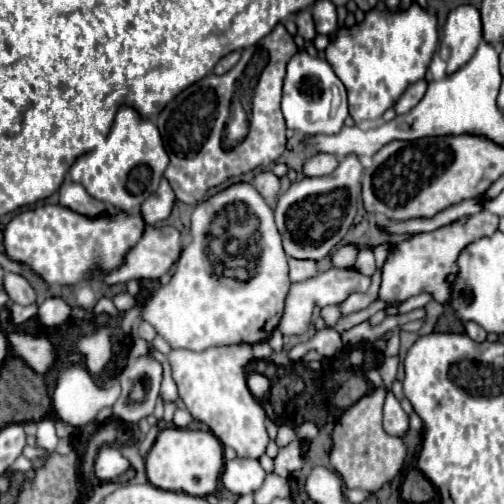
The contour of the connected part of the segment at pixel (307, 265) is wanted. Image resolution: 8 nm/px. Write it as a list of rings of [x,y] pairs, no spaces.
[[[290,259],[290,281],[306,281],[318,273],[318,267],[314,261],[292,261]]]

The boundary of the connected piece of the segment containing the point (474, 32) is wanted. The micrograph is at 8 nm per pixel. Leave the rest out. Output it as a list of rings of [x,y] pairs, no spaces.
[[[472,5],[456,7],[446,19],[438,45],[438,55],[442,61],[446,61],[446,75],[452,75],[464,63],[468,63],[480,41],[482,21],[478,9]]]

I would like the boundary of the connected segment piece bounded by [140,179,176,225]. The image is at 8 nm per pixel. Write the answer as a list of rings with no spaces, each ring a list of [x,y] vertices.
[[[162,179],[156,193],[152,193],[152,197],[148,197],[148,201],[144,201],[144,205],[140,207],[140,217],[146,225],[156,225],[158,221],[164,221],[170,215],[174,201],[176,197],[172,187],[166,179]]]

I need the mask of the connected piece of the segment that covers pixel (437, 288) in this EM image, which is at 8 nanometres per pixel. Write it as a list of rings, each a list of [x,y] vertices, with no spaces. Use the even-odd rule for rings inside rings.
[[[474,213],[466,219],[458,219],[446,227],[440,227],[432,233],[420,233],[406,241],[402,241],[392,255],[388,255],[384,267],[382,267],[382,285],[380,285],[380,299],[386,301],[406,301],[408,297],[418,295],[420,291],[430,291],[436,301],[444,303],[444,297],[448,297],[448,283],[446,275],[452,271],[452,265],[456,265],[456,257],[460,255],[460,249],[468,245],[468,241],[476,241],[480,237],[490,237],[498,229],[498,217],[492,217],[490,213]]]

